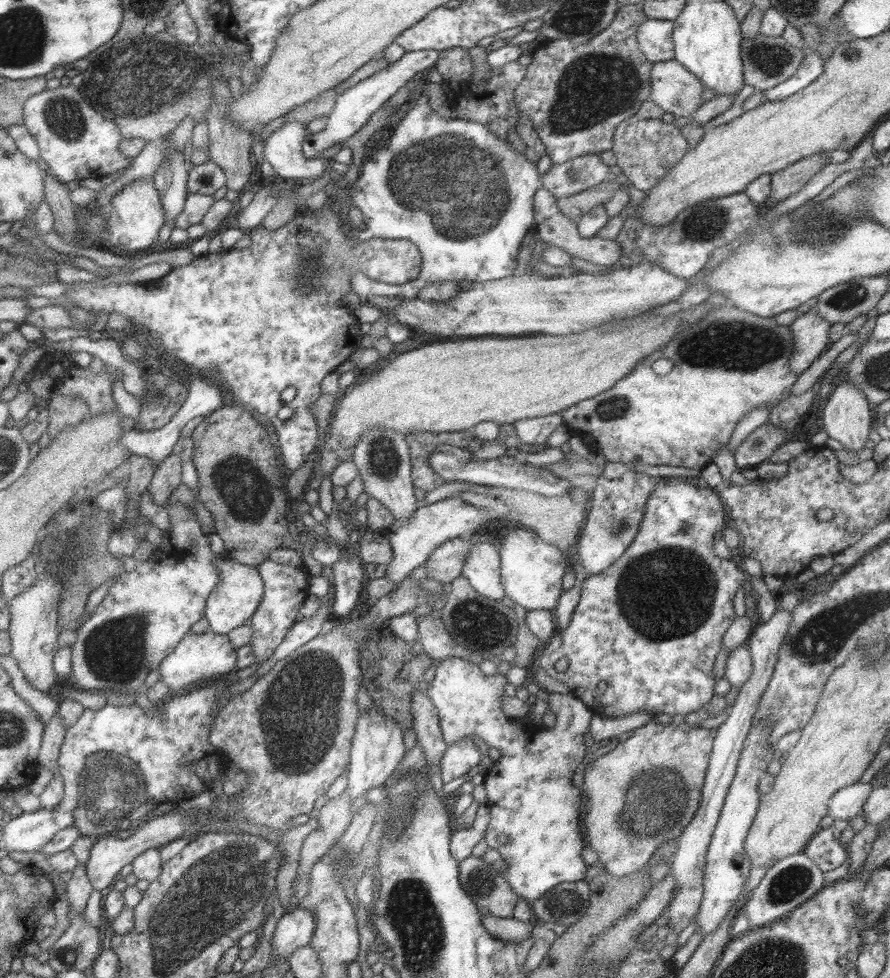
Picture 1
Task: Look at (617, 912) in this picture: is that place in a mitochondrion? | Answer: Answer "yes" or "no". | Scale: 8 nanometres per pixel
no

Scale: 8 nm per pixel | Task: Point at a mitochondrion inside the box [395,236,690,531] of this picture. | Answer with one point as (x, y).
(617, 407)

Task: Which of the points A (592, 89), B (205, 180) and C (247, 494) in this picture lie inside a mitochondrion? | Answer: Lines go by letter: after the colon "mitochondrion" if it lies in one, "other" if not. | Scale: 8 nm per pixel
A: mitochondrion
B: other
C: mitochondrion

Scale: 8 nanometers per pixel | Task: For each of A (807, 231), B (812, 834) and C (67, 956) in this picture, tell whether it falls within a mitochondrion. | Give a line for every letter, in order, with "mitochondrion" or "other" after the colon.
A: mitochondrion
B: other
C: mitochondrion

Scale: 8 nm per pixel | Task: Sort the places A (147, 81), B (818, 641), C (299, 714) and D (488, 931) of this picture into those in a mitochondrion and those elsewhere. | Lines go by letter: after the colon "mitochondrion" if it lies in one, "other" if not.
A: mitochondrion
B: mitochondrion
C: mitochondrion
D: other

